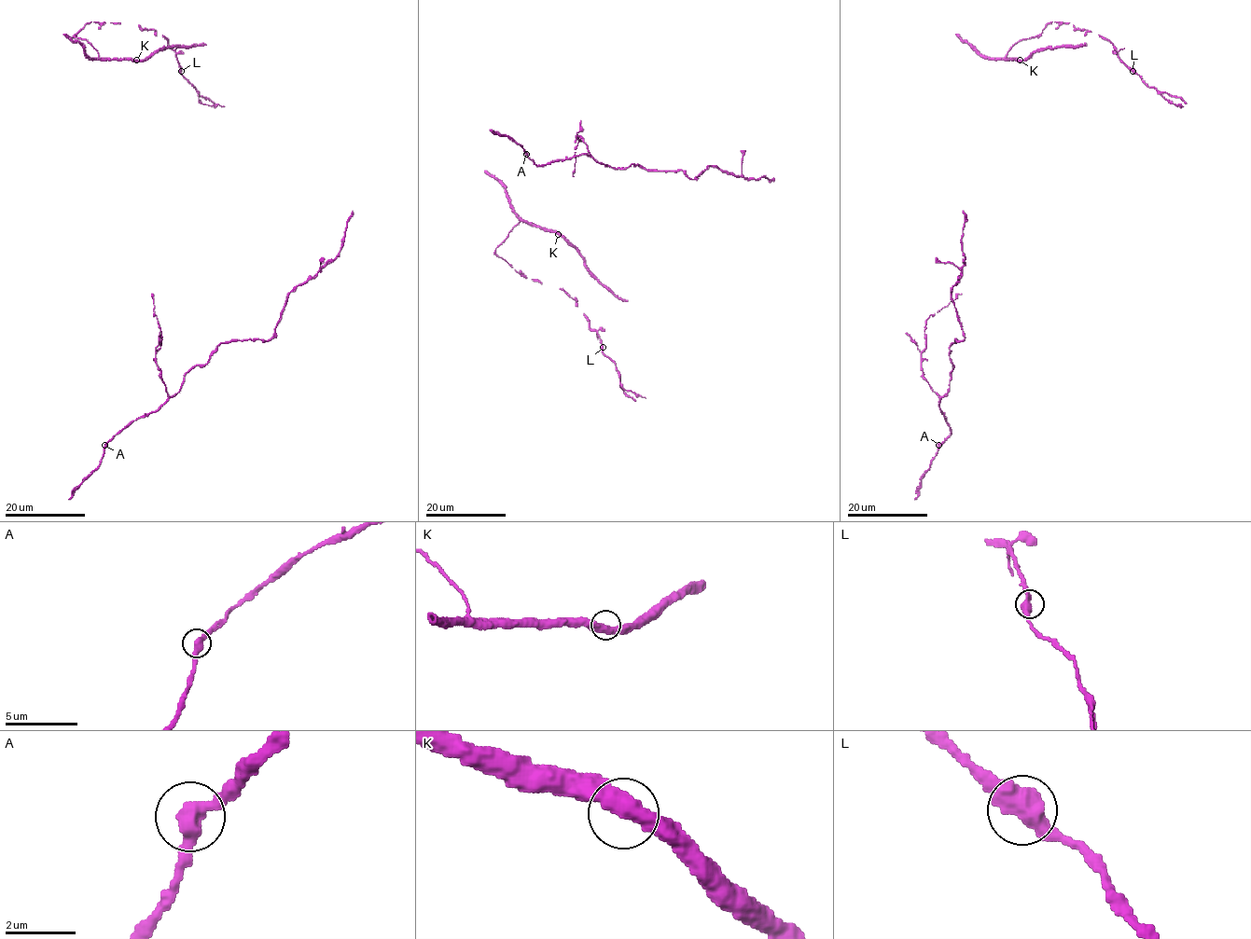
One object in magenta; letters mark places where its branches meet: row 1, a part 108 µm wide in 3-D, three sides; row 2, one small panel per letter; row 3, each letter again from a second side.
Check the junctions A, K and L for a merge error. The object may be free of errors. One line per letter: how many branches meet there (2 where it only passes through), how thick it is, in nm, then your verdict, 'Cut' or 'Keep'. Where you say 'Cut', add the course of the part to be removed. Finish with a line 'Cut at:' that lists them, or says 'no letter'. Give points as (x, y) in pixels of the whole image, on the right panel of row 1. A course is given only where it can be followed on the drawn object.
A: Branches: 2. Thickness 440 nm. Keep
K: Branches: 2. Thickness 440 nm. Keep
L: Branches: 2. Thickness 480 nm. Keep
Cut at: no letter

